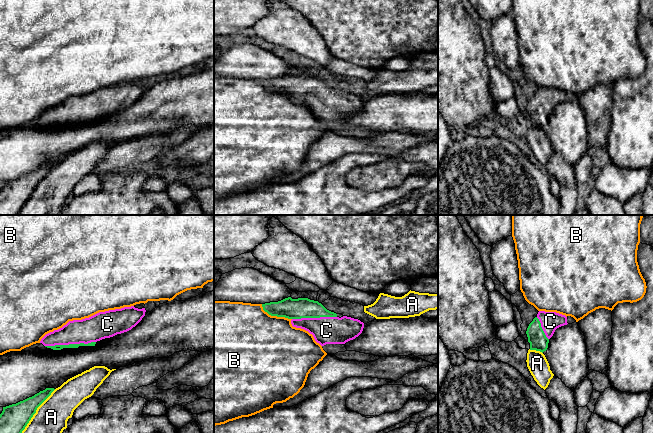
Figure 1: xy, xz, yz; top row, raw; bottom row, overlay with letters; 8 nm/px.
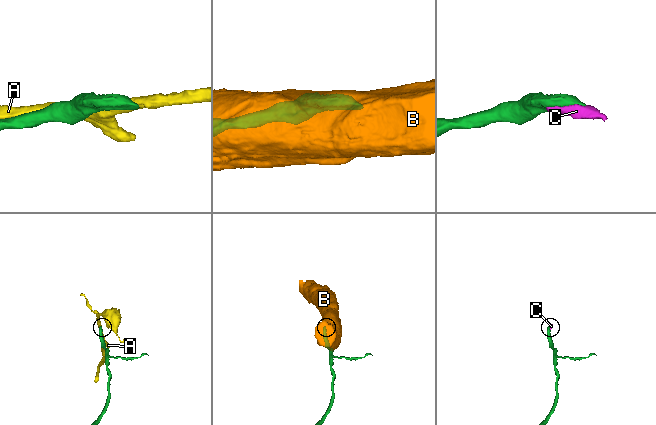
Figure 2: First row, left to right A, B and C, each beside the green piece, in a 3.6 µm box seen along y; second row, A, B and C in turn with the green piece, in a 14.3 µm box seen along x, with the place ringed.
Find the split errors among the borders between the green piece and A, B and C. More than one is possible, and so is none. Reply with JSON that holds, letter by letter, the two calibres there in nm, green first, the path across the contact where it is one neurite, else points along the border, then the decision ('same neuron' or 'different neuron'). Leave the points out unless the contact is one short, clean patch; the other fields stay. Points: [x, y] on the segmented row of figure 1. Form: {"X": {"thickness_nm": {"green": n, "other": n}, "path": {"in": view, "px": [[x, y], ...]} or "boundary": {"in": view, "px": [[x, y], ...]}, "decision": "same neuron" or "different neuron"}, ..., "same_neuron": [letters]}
{"A": {"thickness_nm": {"green": 220, "other": 260}, "decision": "different neuron"}, "B": {"thickness_nm": {"green": 160, "other": 480}, "decision": "different neuron"}, "C": {"thickness_nm": {"green": 50, "other": 200}, "decision": "same neuron"}, "same_neuron": ["C"]}

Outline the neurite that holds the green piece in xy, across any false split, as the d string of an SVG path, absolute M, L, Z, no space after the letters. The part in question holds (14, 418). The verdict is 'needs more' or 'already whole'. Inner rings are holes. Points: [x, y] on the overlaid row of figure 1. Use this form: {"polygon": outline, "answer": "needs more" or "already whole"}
{"polygon": "M46 388L23 401L3 407L0 414L0 433L22 433L37 408L54 390L54 388Z", "answer": "already whole"}

